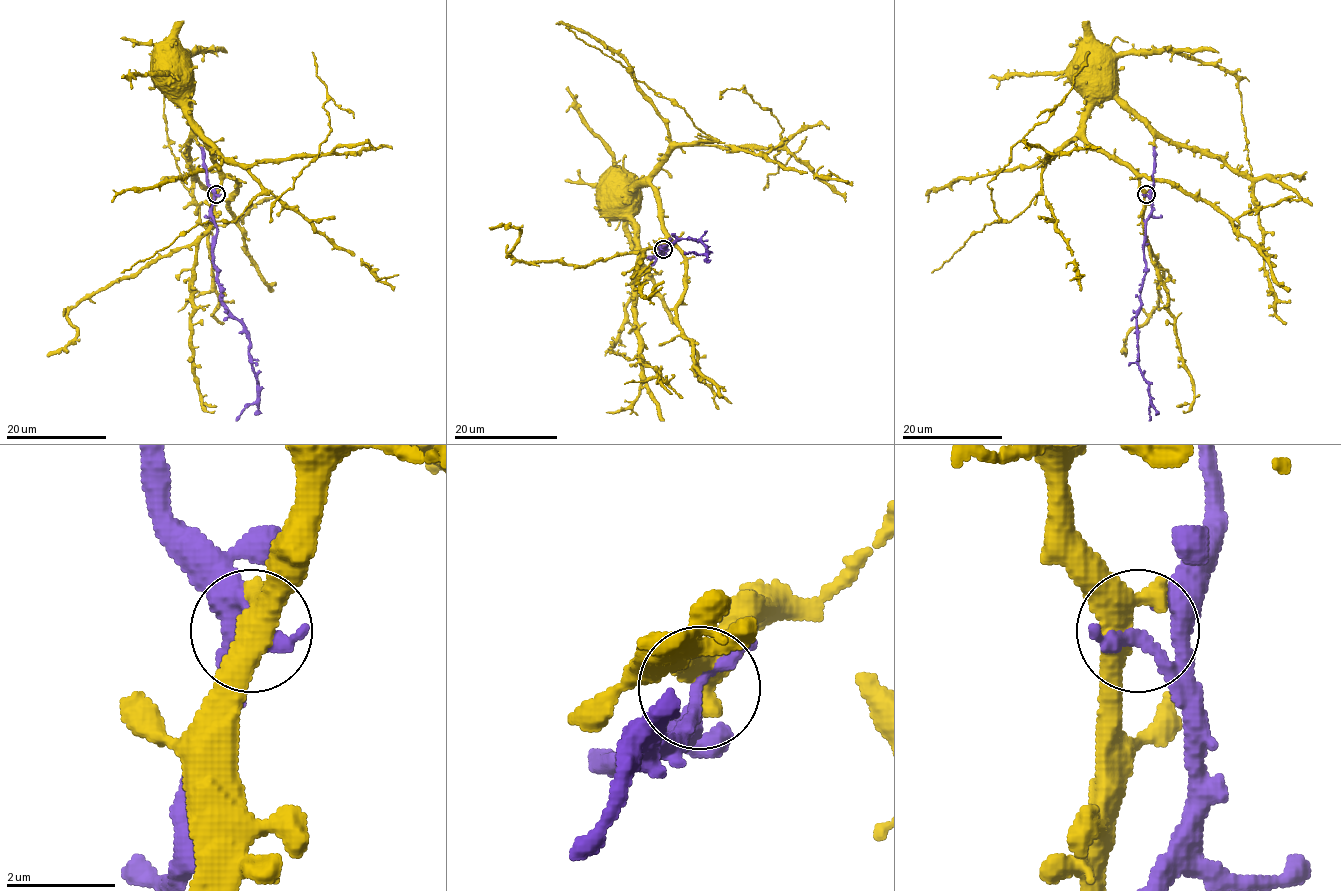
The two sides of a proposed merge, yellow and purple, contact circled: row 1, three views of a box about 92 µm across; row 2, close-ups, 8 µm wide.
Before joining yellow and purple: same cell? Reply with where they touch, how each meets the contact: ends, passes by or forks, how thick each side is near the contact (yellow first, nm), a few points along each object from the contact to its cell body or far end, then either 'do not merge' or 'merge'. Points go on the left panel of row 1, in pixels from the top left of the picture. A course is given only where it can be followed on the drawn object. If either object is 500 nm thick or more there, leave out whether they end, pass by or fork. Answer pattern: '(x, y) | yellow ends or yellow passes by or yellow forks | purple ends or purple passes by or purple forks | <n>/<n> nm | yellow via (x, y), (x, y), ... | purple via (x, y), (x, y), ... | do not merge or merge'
(216, 194) | yellow passes by | purple forks | 480/180 nm | yellow via (216, 194), (220, 171), (215, 166), (213, 151), (163, 81) | purple via (216, 194), (211, 215), (216, 225), (213, 263), (221, 304), (243, 328), (257, 384), (256, 400), (236, 420) | merge

